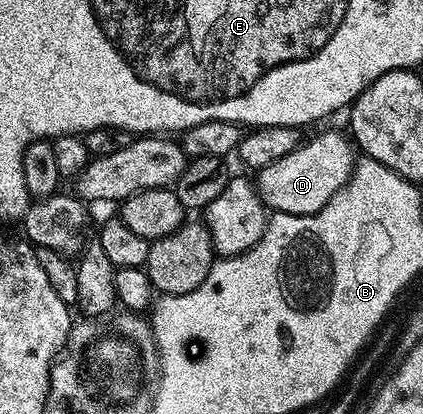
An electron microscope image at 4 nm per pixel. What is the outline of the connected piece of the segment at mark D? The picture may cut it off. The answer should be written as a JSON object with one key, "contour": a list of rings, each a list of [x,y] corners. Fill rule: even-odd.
{"contour":[[[321,131],[314,139],[309,139],[306,143],[305,140],[298,142],[296,149],[287,153],[287,157],[279,157],[279,161],[260,168],[258,175],[261,176],[256,176],[255,183],[266,208],[273,213],[282,211],[292,215],[319,213],[319,209],[323,209],[323,205],[327,205],[327,201],[331,201],[331,197],[335,197],[335,193],[339,193],[339,189],[346,187],[353,178],[355,168],[353,151],[355,152],[355,147],[350,136],[348,134],[340,135],[337,131]]]}

